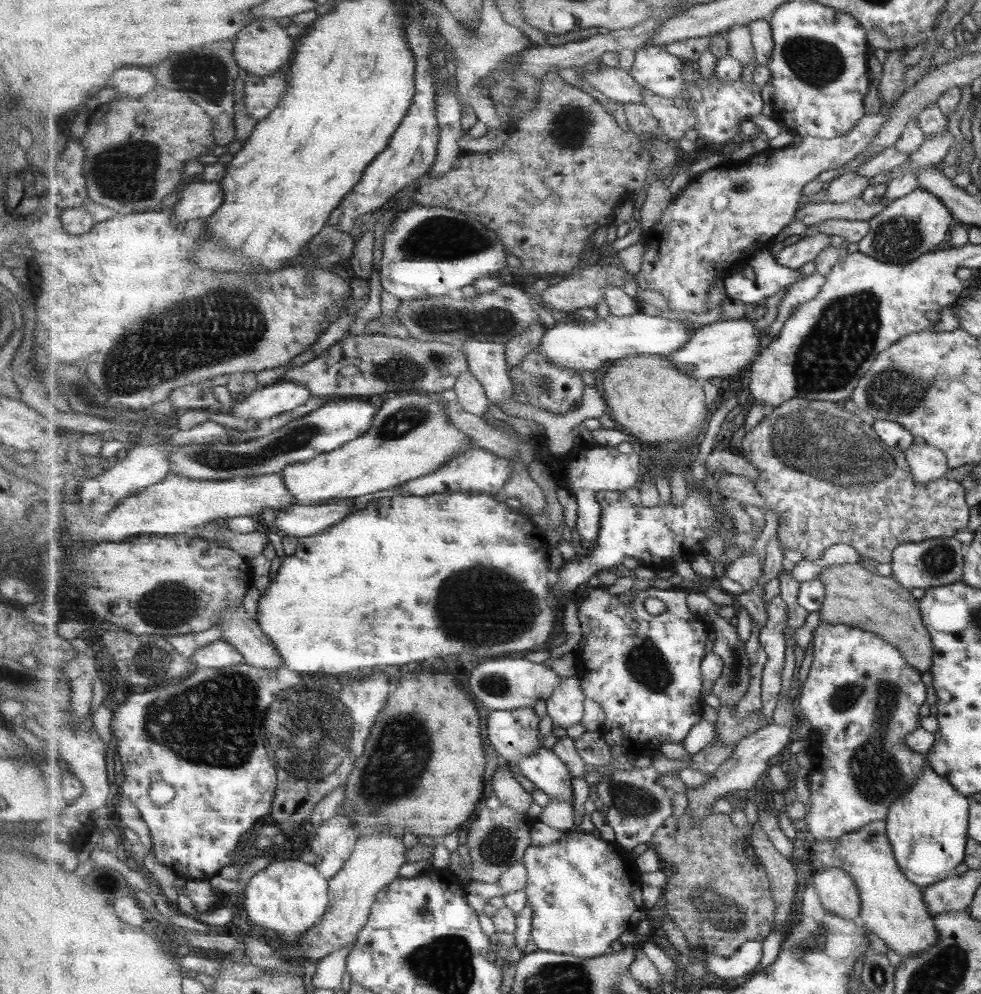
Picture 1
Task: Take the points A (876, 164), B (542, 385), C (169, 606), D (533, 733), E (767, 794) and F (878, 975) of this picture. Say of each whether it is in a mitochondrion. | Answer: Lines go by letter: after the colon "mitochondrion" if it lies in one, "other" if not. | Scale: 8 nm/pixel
A: other
B: mitochondrion
C: mitochondrion
D: other
E: other
F: mitochondrion

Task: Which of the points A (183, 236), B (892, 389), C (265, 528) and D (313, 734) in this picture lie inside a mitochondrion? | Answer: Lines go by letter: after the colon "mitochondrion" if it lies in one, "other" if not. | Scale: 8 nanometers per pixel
A: other
B: mitochondrion
C: other
D: mitochondrion

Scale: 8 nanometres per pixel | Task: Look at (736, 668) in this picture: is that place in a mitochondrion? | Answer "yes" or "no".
yes

